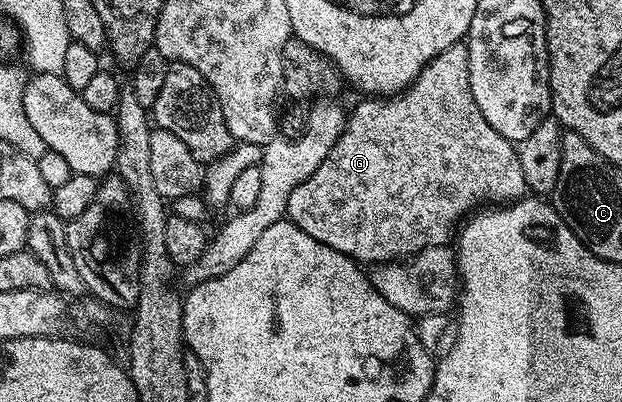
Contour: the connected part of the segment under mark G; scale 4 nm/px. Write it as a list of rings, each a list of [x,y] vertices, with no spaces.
[[[459,44],[444,48],[444,52],[434,57],[402,93],[387,97],[385,100],[362,101],[366,102],[360,103],[355,108],[354,114],[352,110],[345,130],[336,140],[332,152],[328,152],[324,164],[320,164],[320,168],[316,168],[316,172],[312,172],[312,176],[308,176],[308,180],[304,180],[304,184],[300,184],[296,192],[292,192],[292,196],[288,196],[286,218],[294,222],[296,228],[308,232],[312,240],[320,240],[320,244],[328,244],[328,248],[336,248],[336,252],[347,254],[359,264],[397,262],[404,258],[411,258],[413,254],[427,250],[430,246],[447,245],[455,237],[463,219],[475,208],[483,204],[509,204],[517,202],[519,198],[527,197],[528,191],[524,184],[524,171],[520,168],[518,146],[509,142],[504,136],[500,136],[500,132],[496,132],[496,128],[492,128],[492,124],[484,120],[480,108],[476,108],[476,99],[472,96],[472,84],[468,80],[466,45]]]

